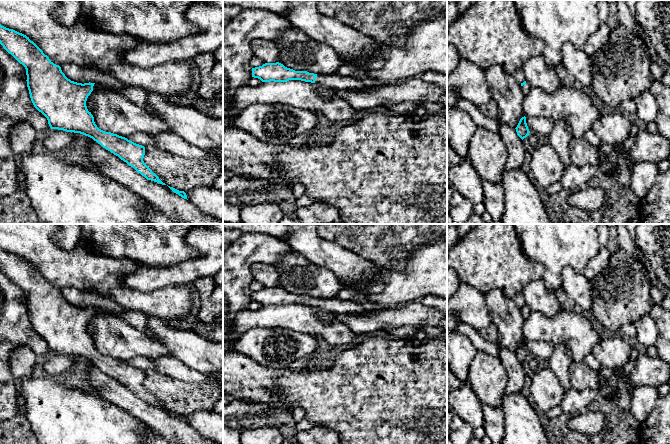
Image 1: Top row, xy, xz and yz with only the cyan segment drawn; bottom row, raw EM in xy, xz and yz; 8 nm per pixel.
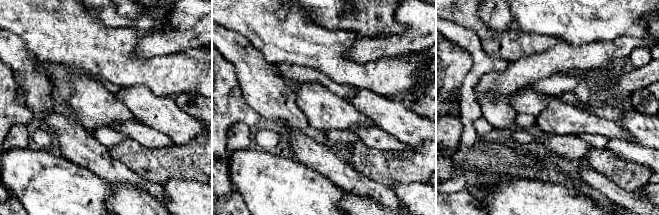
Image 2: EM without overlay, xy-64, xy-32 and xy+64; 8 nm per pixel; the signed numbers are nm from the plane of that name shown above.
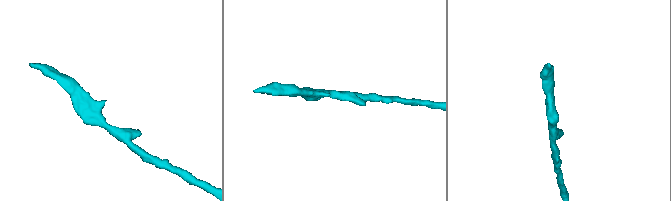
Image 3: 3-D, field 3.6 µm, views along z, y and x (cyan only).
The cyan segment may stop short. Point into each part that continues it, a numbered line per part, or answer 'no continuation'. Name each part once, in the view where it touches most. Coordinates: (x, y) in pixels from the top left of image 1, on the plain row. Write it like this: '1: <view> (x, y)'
1: xy (96, 310)

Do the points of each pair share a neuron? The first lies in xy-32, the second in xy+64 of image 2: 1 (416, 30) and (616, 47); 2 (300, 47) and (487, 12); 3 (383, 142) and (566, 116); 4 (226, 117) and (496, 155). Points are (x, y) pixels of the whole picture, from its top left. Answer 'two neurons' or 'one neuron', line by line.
1: one neuron
2: two neurons
3: two neurons
4: two neurons

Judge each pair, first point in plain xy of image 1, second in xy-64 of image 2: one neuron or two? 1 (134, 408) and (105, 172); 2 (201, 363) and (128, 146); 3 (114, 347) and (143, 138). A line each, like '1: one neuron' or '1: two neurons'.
1: one neuron
2: two neurons
3: two neurons

